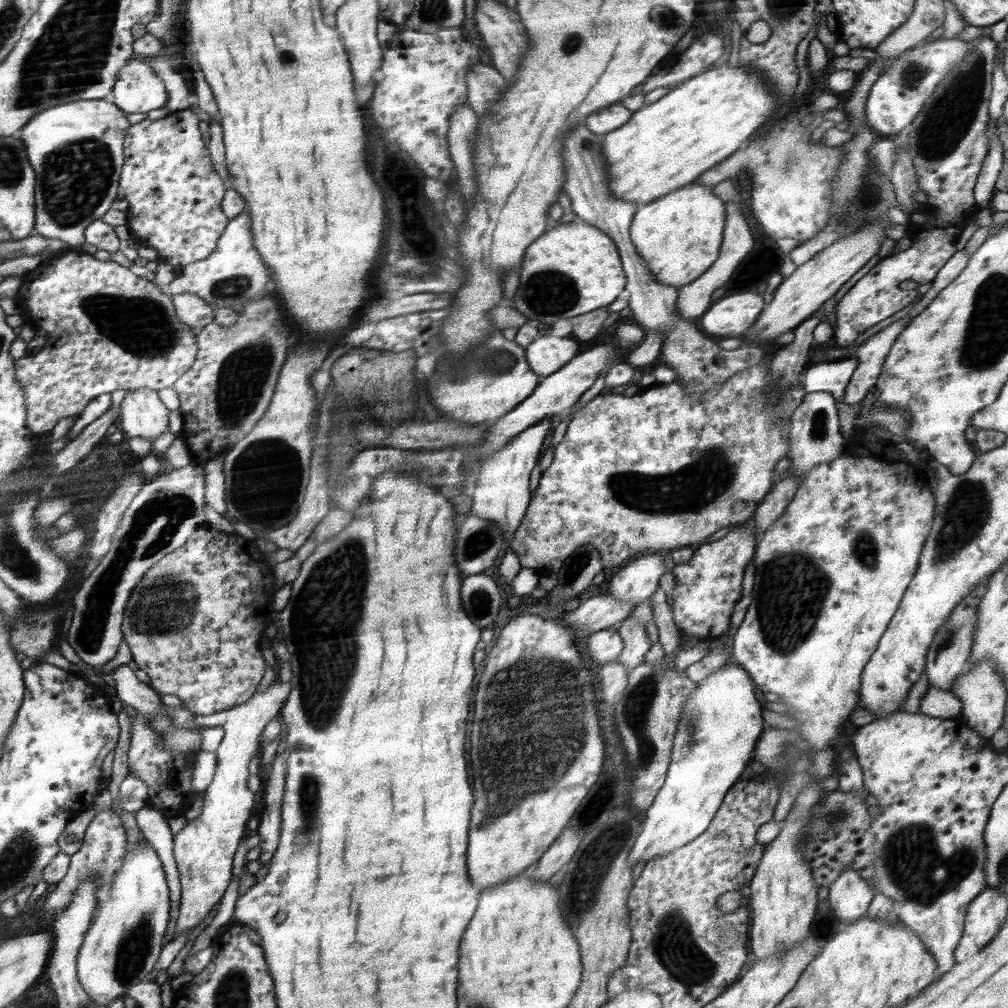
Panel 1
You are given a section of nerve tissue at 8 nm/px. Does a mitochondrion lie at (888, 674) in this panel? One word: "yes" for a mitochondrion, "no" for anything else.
no

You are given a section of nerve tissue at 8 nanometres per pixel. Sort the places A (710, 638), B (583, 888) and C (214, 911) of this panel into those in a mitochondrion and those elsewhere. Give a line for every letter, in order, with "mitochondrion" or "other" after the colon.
A: other
B: mitochondrion
C: other

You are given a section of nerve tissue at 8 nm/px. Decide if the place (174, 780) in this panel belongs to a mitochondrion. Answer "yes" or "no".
no

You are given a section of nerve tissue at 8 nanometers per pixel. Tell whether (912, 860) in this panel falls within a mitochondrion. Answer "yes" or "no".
yes

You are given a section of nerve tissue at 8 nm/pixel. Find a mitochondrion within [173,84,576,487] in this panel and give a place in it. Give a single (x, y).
(241, 381)

